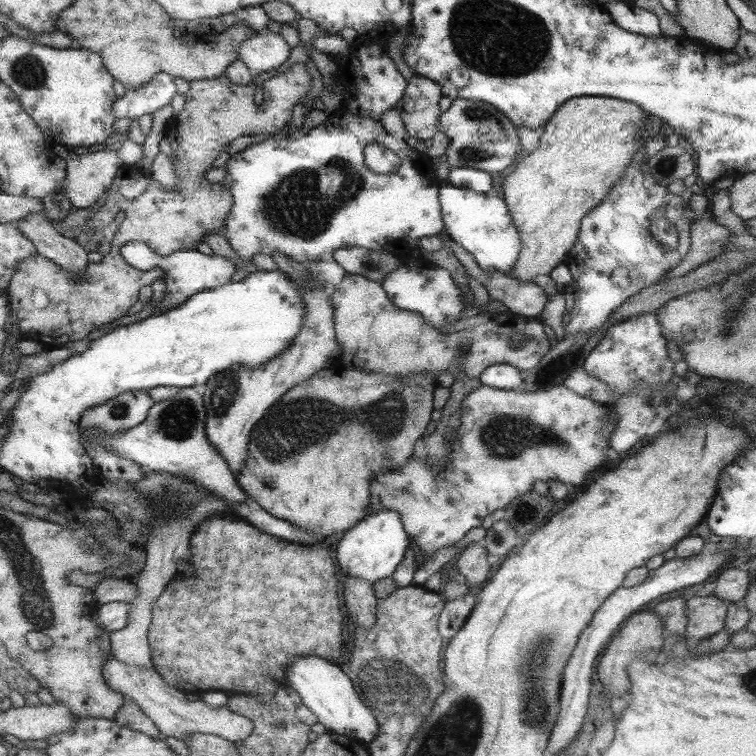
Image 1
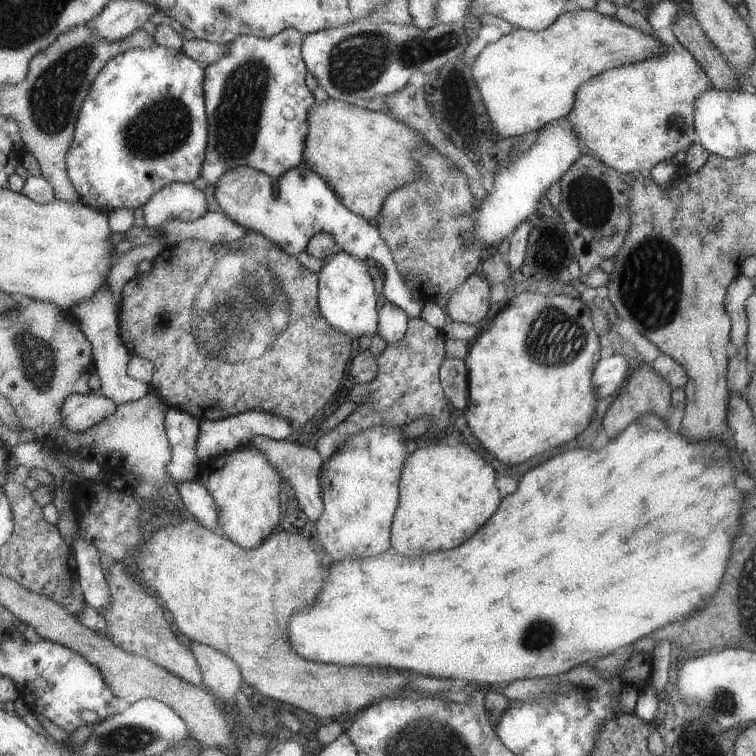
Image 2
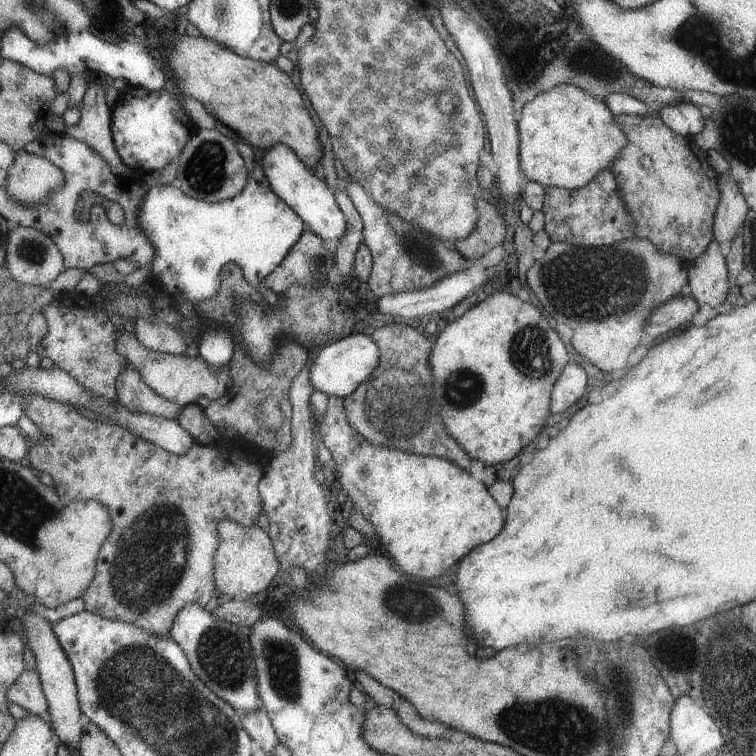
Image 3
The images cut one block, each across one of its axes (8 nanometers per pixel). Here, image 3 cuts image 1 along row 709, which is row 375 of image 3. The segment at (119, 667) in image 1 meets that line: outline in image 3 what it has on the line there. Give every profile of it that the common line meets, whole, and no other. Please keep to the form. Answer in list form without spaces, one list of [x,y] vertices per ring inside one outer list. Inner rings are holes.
[[[123,330],[117,340],[116,351],[119,352],[119,356],[124,358],[127,365],[140,374],[141,381],[149,389],[152,389],[153,393],[172,401],[180,408],[188,406],[190,403],[196,403],[196,399],[199,396],[205,396],[209,401],[216,400],[233,384],[233,378],[230,379],[227,374],[229,369],[227,365],[221,371],[211,373],[204,361],[201,361],[198,356],[190,358],[183,355],[162,354],[145,349],[137,342],[135,336],[129,336]]]

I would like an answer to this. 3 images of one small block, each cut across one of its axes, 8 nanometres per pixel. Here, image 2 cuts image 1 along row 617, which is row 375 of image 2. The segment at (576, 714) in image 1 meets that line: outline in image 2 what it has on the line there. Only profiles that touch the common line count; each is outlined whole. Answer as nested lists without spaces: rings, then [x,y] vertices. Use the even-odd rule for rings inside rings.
[[[615,352],[597,362],[597,372],[593,368],[592,385],[597,386],[597,398],[611,396],[630,374],[627,360]]]

